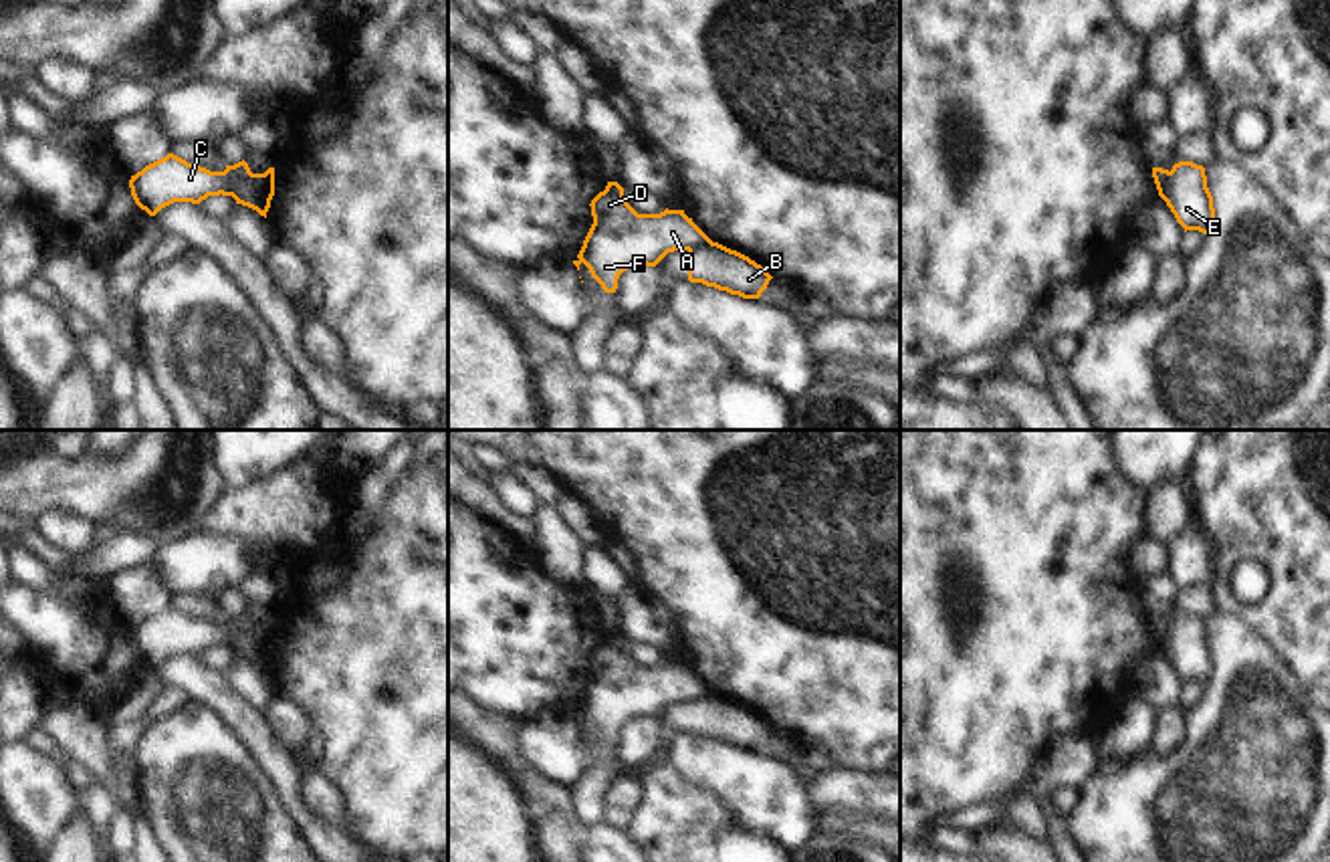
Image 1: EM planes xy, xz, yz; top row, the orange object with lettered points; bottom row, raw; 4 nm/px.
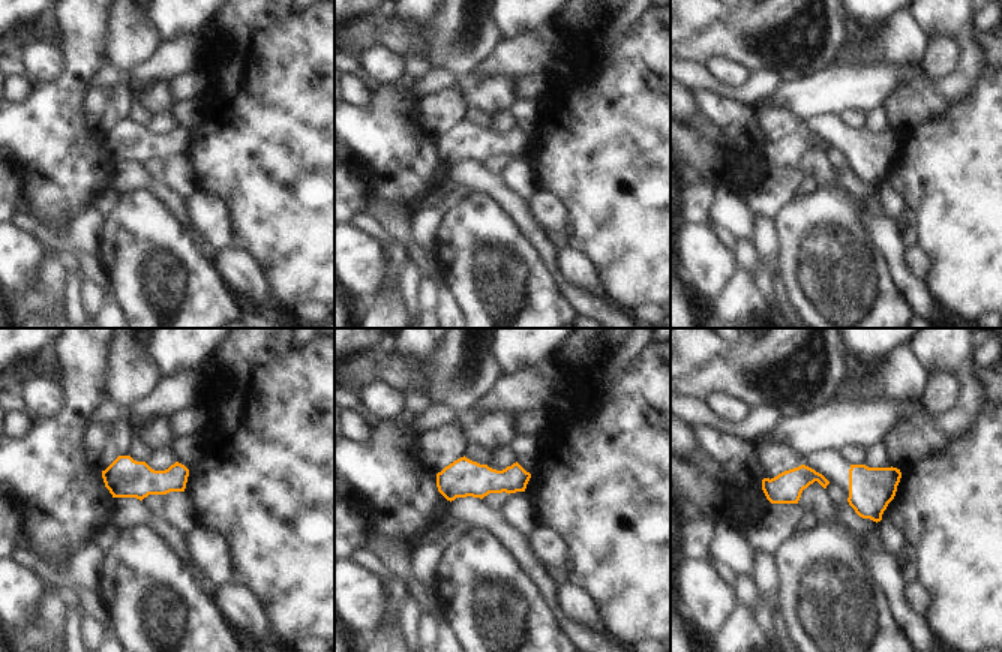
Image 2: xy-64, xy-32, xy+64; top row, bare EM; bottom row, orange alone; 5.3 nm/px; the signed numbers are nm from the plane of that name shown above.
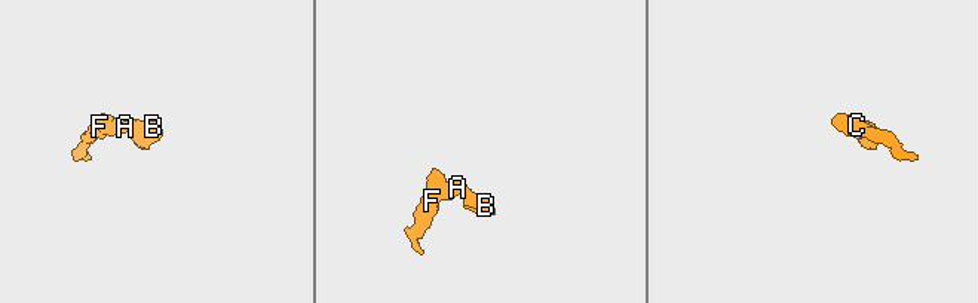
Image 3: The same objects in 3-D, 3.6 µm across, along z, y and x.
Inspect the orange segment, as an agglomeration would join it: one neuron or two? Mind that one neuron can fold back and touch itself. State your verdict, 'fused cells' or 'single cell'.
fused cells

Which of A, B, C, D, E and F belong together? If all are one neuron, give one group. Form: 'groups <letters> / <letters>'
groups A C D F / B E

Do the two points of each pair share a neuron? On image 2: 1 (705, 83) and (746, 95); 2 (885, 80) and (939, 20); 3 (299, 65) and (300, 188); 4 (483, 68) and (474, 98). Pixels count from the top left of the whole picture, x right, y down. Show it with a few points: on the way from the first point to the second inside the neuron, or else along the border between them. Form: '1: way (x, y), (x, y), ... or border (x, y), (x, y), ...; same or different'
1: way (716, 89), (735, 93); same
2: border (924, 84), (917, 87), (903, 81), (881, 105); different
3: way (299, 95), (300, 158); same
4: border (471, 72), (515, 78); different

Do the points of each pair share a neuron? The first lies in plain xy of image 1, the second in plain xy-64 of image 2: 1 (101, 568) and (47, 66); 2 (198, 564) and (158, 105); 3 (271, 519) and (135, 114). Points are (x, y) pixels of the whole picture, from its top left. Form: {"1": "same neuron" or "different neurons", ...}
{"1": "different neurons", "2": "same neuron", "3": "same neuron"}

